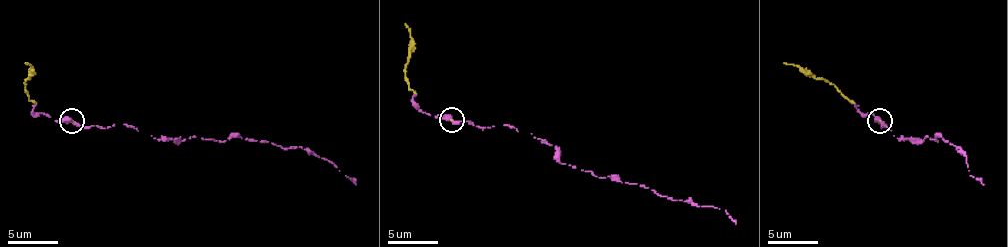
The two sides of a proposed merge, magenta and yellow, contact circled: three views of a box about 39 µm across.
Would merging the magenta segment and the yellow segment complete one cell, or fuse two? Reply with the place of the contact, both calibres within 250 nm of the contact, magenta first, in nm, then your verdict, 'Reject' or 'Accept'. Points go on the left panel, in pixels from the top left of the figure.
Place: (71, 120). Thickness 380 nm (magenta) against 100 nm. Accept

